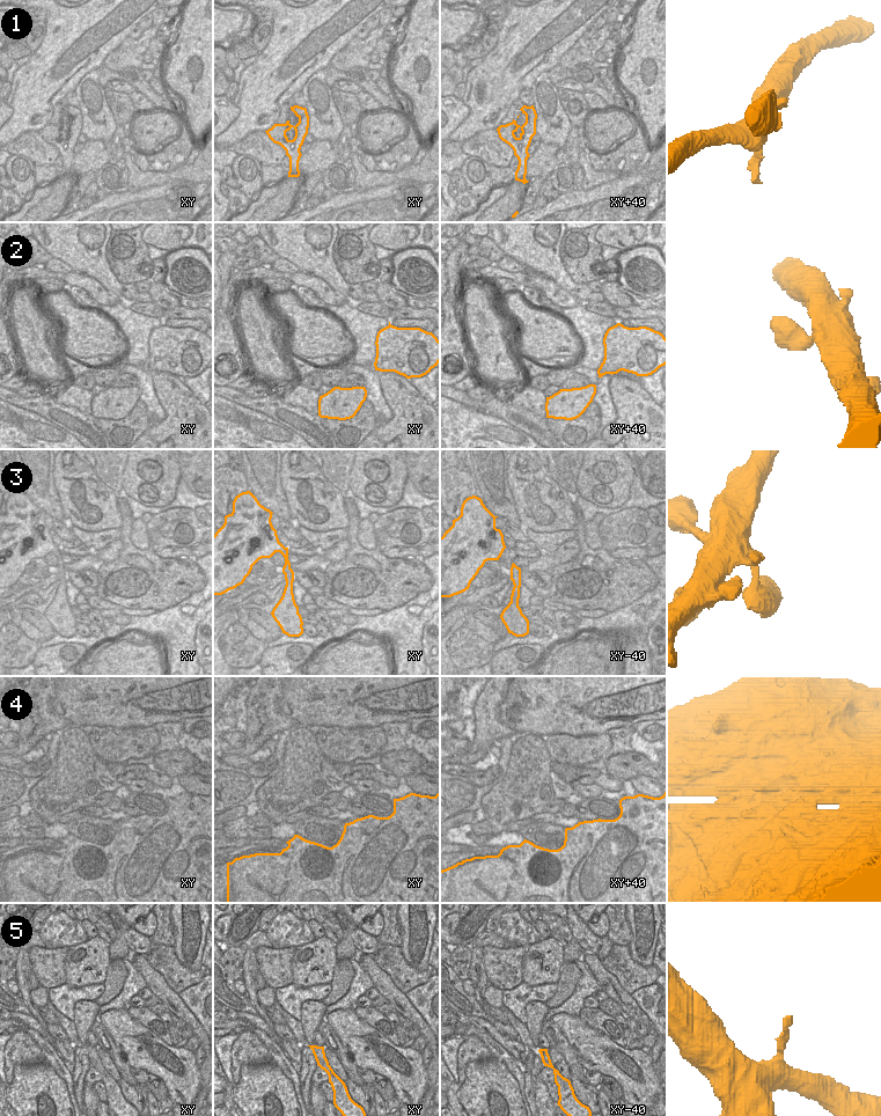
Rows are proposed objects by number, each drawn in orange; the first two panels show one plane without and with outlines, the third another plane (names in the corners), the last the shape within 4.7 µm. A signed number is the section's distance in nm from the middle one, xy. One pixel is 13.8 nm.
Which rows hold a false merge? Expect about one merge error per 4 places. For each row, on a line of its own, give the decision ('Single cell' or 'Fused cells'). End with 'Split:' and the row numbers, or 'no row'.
1: Single cell
2: Single cell
3: Single cell
4: Single cell
5: Single cell
Split: no row

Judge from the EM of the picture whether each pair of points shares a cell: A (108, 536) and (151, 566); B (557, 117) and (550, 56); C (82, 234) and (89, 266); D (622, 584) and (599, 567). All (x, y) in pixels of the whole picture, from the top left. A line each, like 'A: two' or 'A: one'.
A: two
B: two
C: one
D: one

